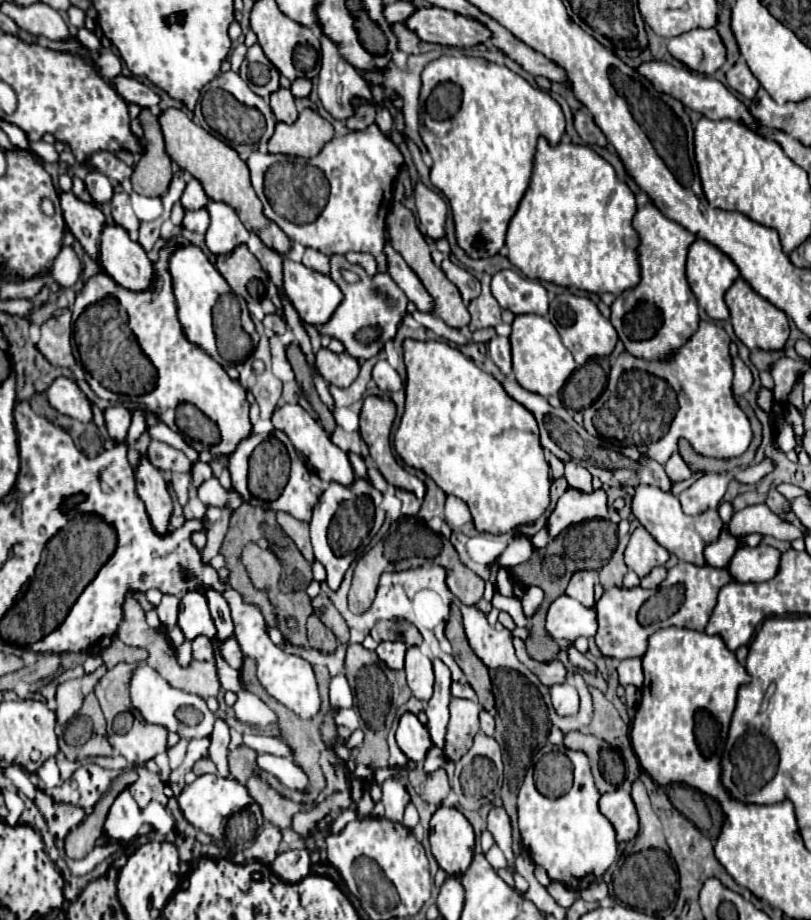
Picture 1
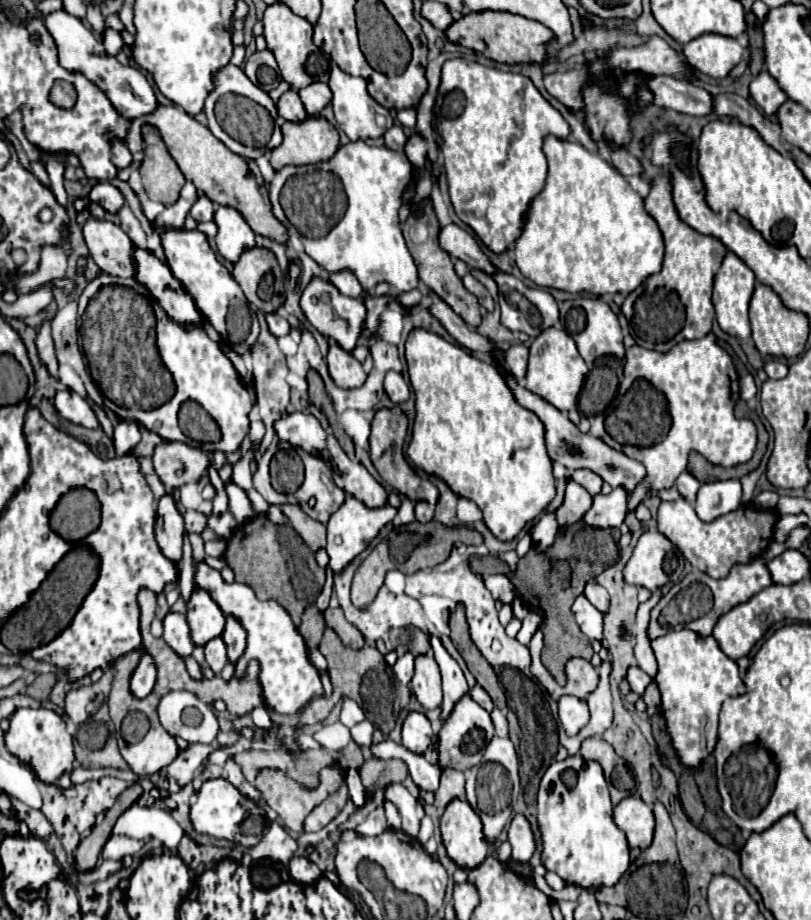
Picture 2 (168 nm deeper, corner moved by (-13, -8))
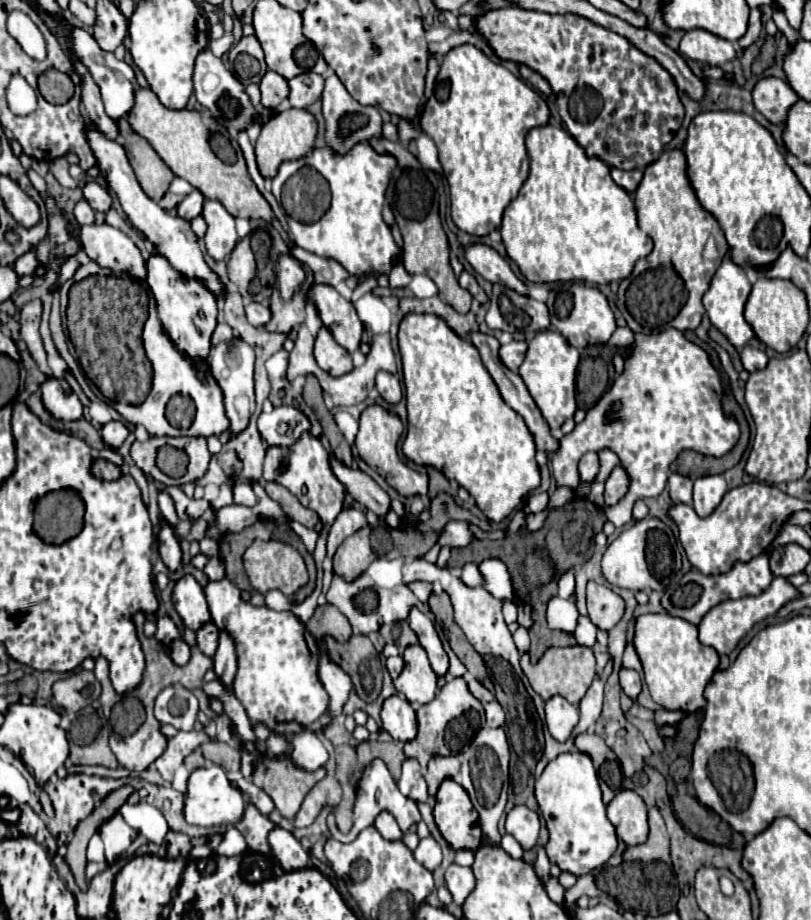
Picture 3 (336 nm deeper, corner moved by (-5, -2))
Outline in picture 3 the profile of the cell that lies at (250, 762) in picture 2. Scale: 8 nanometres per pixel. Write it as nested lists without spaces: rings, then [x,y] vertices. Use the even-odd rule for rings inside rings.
[[[208,741],[200,749],[208,761],[224,767],[232,775],[240,773],[240,751],[238,749],[232,749],[230,745],[220,743],[220,741]]]

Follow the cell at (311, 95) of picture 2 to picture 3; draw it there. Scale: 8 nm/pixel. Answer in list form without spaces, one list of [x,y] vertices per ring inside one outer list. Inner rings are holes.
[[[302,73],[288,81],[288,85],[290,85],[288,105],[294,109],[304,109],[312,105],[316,99],[320,99],[324,89],[324,77],[318,73]]]

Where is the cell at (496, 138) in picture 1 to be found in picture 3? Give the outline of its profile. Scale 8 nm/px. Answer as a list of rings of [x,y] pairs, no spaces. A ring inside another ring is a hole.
[[[460,45],[450,49],[440,65],[436,77],[434,95],[428,99],[420,125],[424,133],[434,139],[444,169],[444,177],[450,185],[450,215],[458,229],[484,237],[496,231],[502,223],[502,213],[508,203],[518,195],[530,169],[530,159],[526,151],[526,133],[532,127],[546,125],[550,119],[550,109],[546,101],[528,87],[520,77],[512,75],[500,63],[488,59],[482,51],[472,45]]]

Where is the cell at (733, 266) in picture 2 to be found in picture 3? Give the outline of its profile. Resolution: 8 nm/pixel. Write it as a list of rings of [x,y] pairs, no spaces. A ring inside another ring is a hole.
[[[726,255],[724,261],[720,263],[720,267],[716,269],[716,273],[714,273],[714,277],[710,281],[710,287],[708,287],[708,291],[704,293],[704,299],[702,299],[704,307],[706,307],[706,313],[710,317],[710,323],[714,327],[718,327],[730,339],[730,343],[734,347],[738,347],[738,349],[742,349],[750,341],[750,337],[754,335],[752,327],[744,321],[744,315],[742,315],[744,303],[748,299],[750,289],[752,289],[752,283],[748,281],[744,269],[740,265],[736,265],[730,259],[730,255]]]

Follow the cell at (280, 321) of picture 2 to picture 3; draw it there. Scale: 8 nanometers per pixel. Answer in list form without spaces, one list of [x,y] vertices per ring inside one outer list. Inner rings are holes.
[[[248,303],[246,317],[254,327],[262,327],[272,319],[272,313],[270,313],[270,307],[264,303]]]

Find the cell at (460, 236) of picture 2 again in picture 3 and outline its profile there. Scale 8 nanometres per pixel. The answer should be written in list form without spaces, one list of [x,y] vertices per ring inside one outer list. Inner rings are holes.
[[[472,243],[472,245],[464,245],[464,257],[466,261],[472,265],[472,269],[482,275],[484,279],[492,281],[492,283],[504,283],[510,289],[516,289],[518,293],[528,293],[526,285],[512,273],[510,265],[504,261],[504,257],[498,255],[498,251],[494,251],[488,245],[482,243]]]

